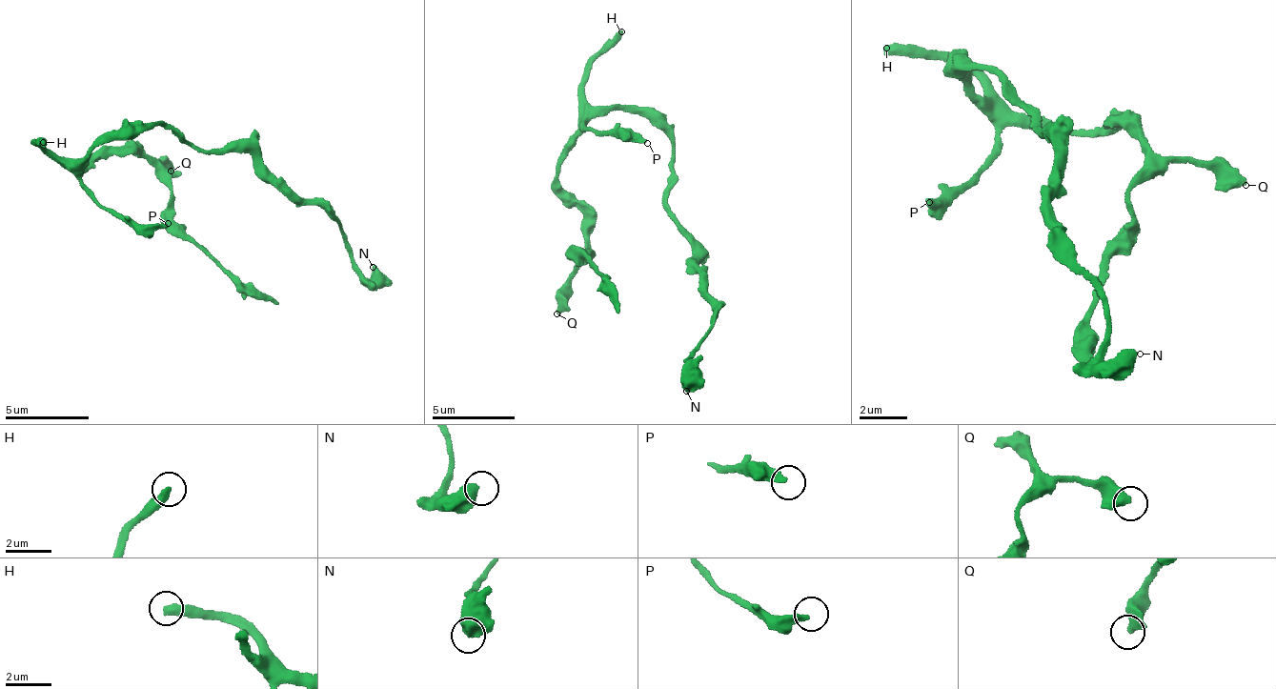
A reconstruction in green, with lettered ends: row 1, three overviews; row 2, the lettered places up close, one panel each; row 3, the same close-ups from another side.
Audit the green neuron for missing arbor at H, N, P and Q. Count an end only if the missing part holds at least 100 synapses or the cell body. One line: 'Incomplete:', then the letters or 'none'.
Incomplete: H

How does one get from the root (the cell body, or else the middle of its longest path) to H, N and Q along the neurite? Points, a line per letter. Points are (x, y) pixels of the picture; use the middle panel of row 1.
H: (632, 109), (592, 108), (584, 84), (584, 76), (590, 71), (590, 59), (621, 31)
N: (632, 109), (672, 143), (672, 219), (697, 259), (715, 314), (691, 359), (682, 361), (686, 391)
Q: (632, 109), (601, 109), (584, 122), (560, 163), (559, 190), (583, 214), (585, 243), (556, 314)

